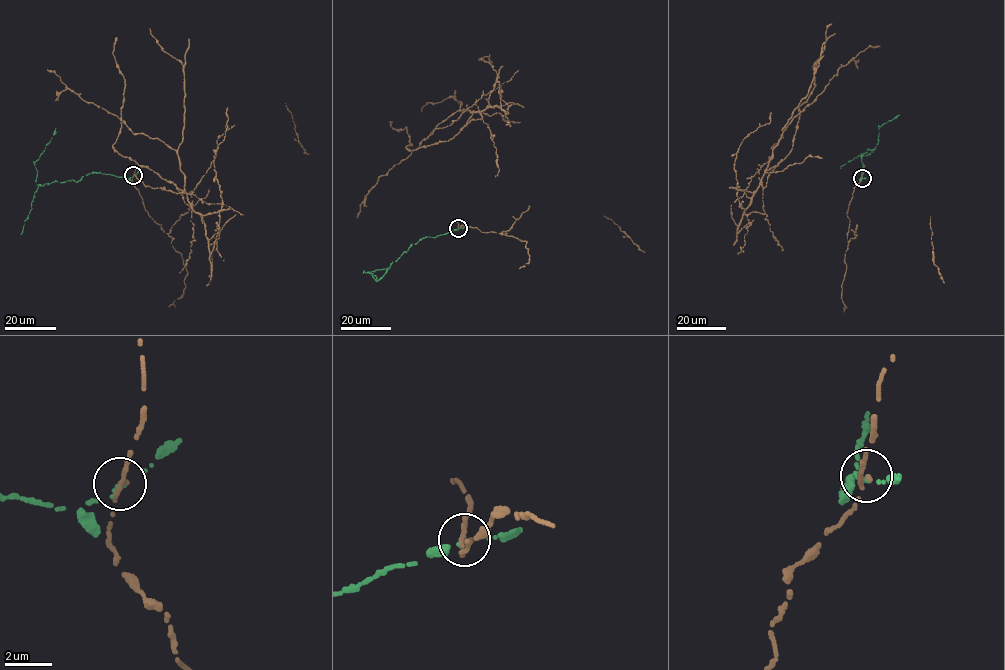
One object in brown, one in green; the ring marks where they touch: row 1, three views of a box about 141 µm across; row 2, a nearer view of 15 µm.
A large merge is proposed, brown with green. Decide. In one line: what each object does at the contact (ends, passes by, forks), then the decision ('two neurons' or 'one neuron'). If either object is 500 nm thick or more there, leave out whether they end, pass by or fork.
brown passes by; green passes by; two neurons

